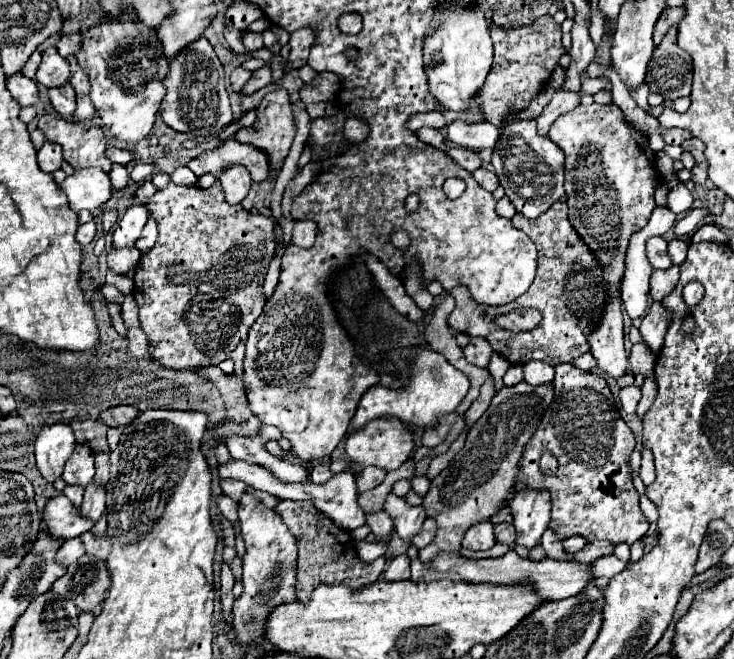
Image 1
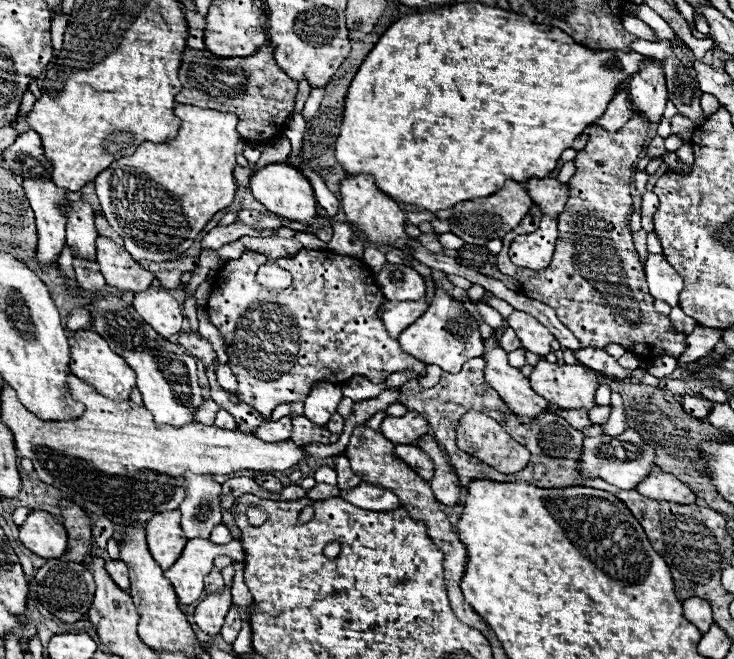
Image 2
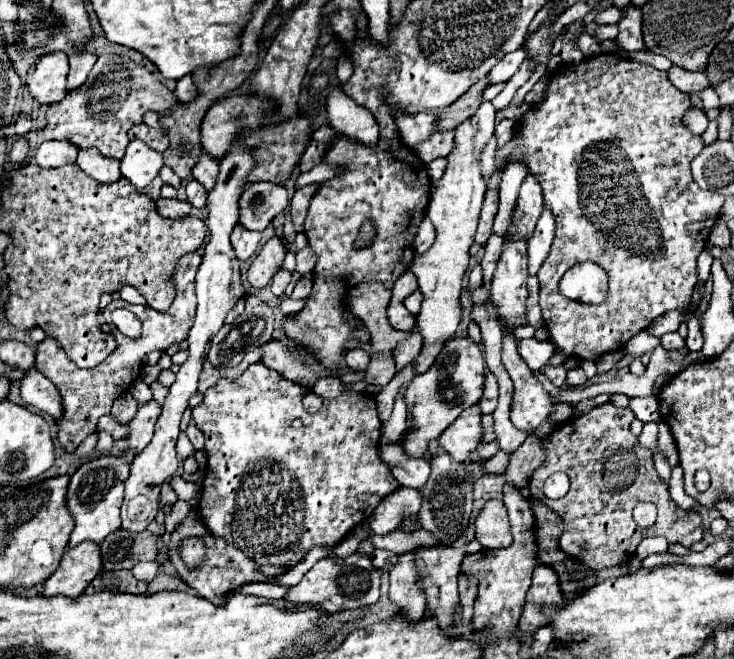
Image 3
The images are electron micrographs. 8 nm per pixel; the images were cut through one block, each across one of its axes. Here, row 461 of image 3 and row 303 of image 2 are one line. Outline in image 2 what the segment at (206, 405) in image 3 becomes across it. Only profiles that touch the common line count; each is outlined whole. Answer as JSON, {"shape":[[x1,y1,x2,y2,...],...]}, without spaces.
{"shape":[[246,250,238,260,228,260,220,270,218,270,218,276,214,280,214,290,210,294,210,300,208,300,208,316,210,316,210,322,220,330,220,334,224,336,226,340,226,352,228,352,228,364,238,380,238,390,236,390,236,396,246,402,248,406,252,406,254,410,258,410,264,418,270,418,272,410,278,406,278,404,288,404,288,402,296,402,296,400,306,400,306,396,310,394,310,388,314,386,314,382,332,382,332,384,342,384,346,380,350,380,352,376,364,376,372,382,380,382,384,378,388,378,392,372,398,372,398,370,414,370,416,374,424,374,426,366,422,362,418,362,416,358,412,358,410,354,406,354,398,340,390,338,386,334,386,328,382,326,382,320,376,316,378,312,378,306,386,300,382,290,378,290,378,284,374,282,374,276,372,272,368,270,368,266,358,260,358,258,352,258,352,256,340,256,340,254,334,254,330,250,300,250,294,258,278,258,276,264,280,268,286,268,290,272,294,272,294,282,290,284,290,288,282,290,282,292,274,292,274,290,264,290,258,282,256,282,256,270,260,264,266,264,268,258,258,254,258,252,250,252]]}

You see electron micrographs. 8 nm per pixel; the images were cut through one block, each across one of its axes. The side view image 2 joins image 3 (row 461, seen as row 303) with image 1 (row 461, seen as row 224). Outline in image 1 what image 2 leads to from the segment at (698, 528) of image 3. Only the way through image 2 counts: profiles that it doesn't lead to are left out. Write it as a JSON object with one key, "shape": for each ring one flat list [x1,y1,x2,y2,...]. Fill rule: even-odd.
{"shape":[[558,364,556,378,552,384,554,384,554,402,544,412,538,430,530,438,520,458,518,478,514,480,512,492,546,490,550,494,550,504,552,504,550,530,558,536,558,540,566,540,578,534,588,542,606,538,612,544,620,544,620,542,634,544,636,540,646,536,650,524,638,506,638,492,632,484,632,470,630,470,630,454,634,450,632,430,622,420,604,376,578,370,572,364],[542,450,550,450,558,458,556,476,538,474,538,460]]}

